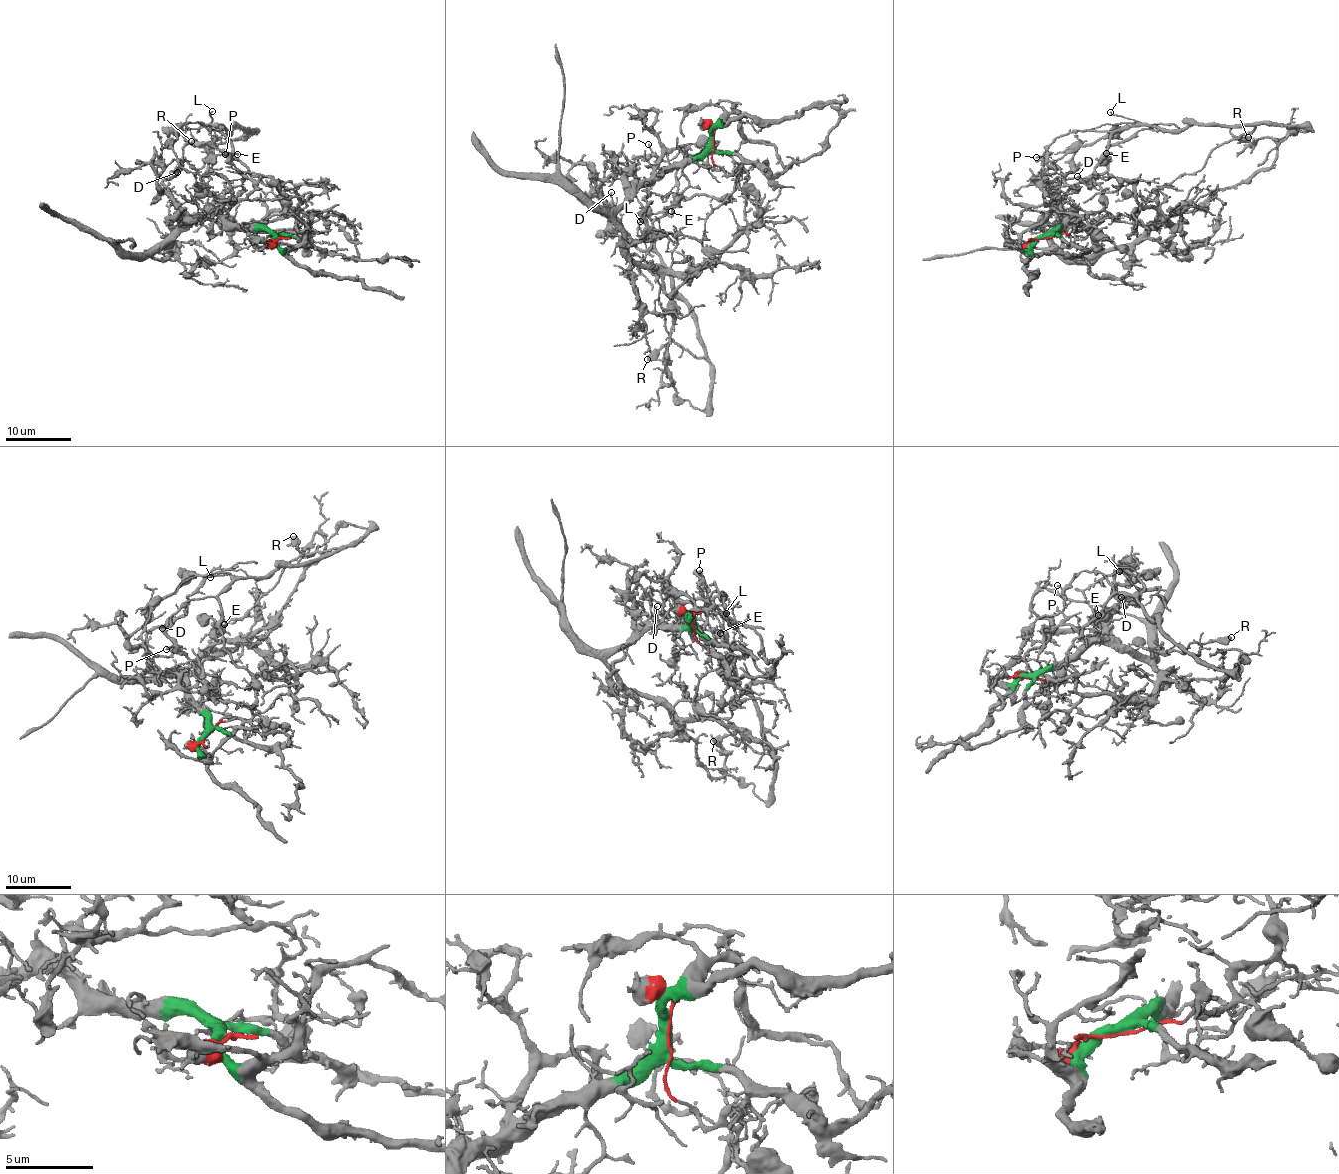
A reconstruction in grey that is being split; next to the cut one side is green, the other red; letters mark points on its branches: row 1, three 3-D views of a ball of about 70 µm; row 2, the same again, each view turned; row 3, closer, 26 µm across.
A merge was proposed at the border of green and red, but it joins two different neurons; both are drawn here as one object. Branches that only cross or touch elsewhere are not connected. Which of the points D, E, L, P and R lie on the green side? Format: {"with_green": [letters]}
{"with_green": ["D"]}

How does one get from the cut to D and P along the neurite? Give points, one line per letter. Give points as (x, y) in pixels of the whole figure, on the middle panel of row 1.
D: (713, 140), (698, 154), (667, 165), (649, 179), (613, 174), (598, 188), (607, 203), (611, 201), (611, 192)
P: (713, 140), (712, 160), (736, 175), (735, 189), (681, 197), (651, 218), (634, 169), (649, 143)

